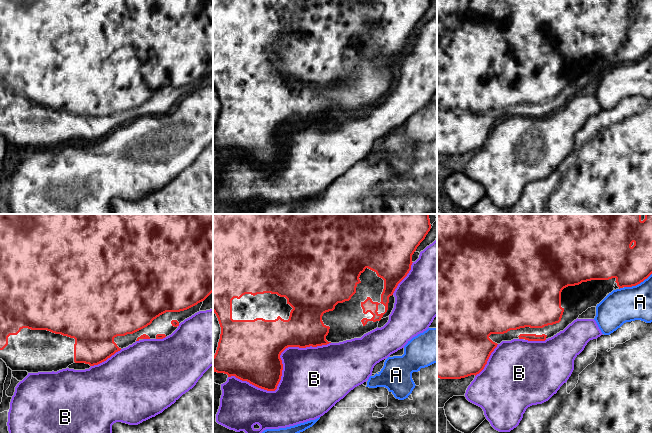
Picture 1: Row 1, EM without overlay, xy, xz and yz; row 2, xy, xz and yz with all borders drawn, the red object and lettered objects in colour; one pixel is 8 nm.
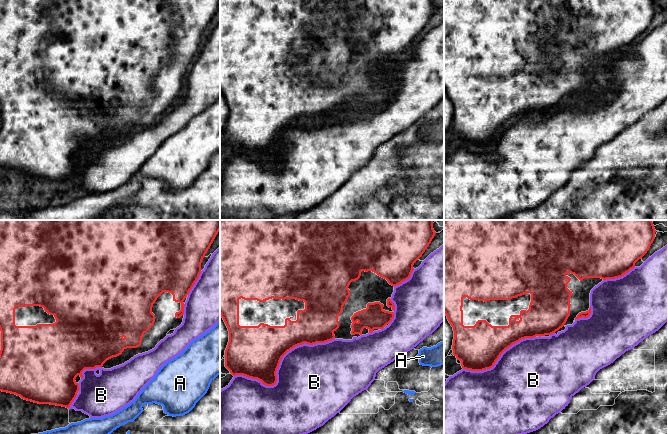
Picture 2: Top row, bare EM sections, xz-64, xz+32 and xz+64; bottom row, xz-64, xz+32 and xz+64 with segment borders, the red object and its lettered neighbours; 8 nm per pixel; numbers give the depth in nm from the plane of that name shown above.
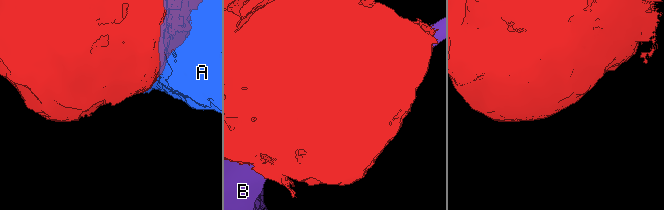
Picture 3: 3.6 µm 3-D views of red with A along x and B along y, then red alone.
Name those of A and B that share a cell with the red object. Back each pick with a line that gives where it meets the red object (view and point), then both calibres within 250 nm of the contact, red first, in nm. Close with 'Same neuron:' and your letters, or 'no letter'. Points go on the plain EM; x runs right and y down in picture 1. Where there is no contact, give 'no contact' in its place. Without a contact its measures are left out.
Same neuron: no letter

